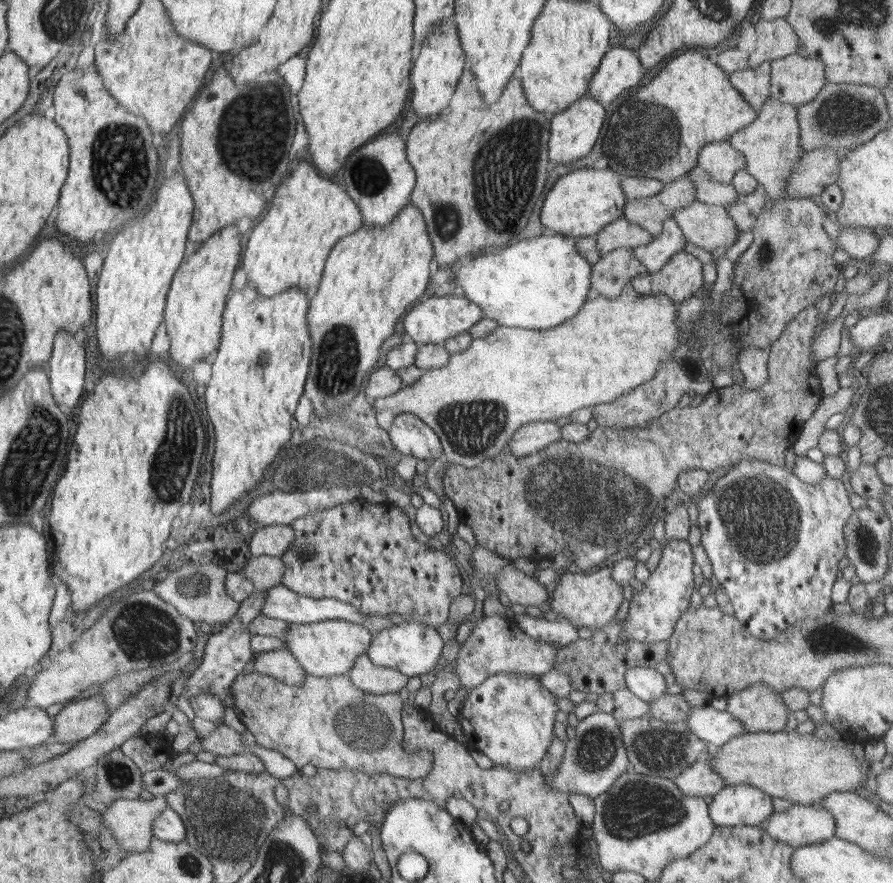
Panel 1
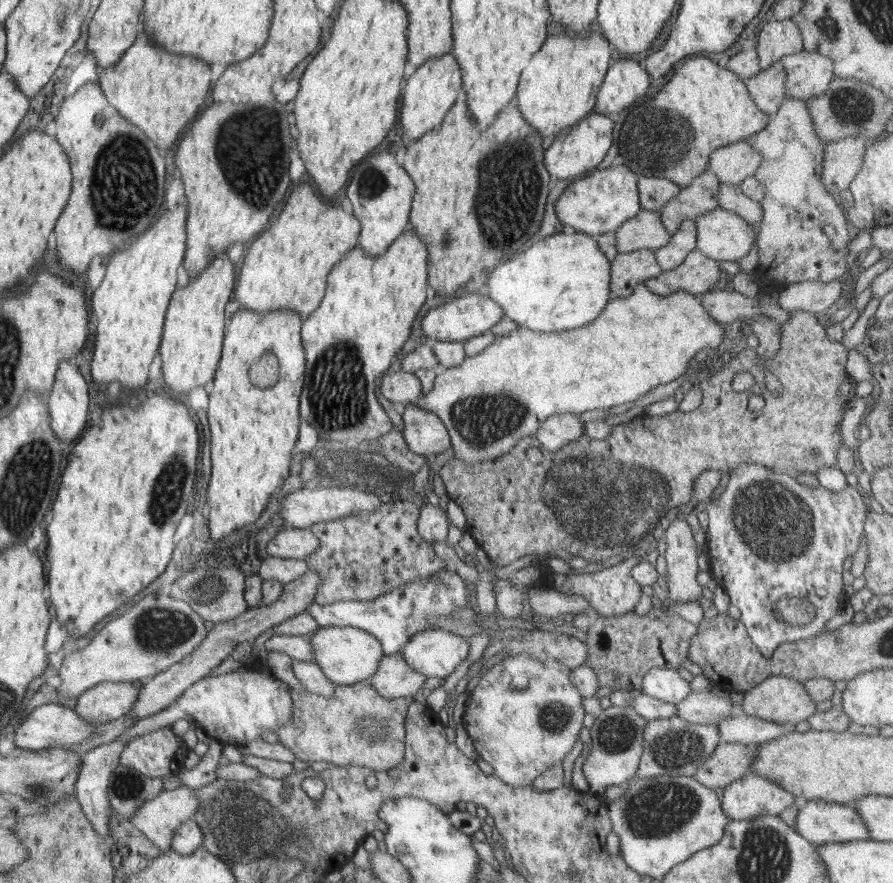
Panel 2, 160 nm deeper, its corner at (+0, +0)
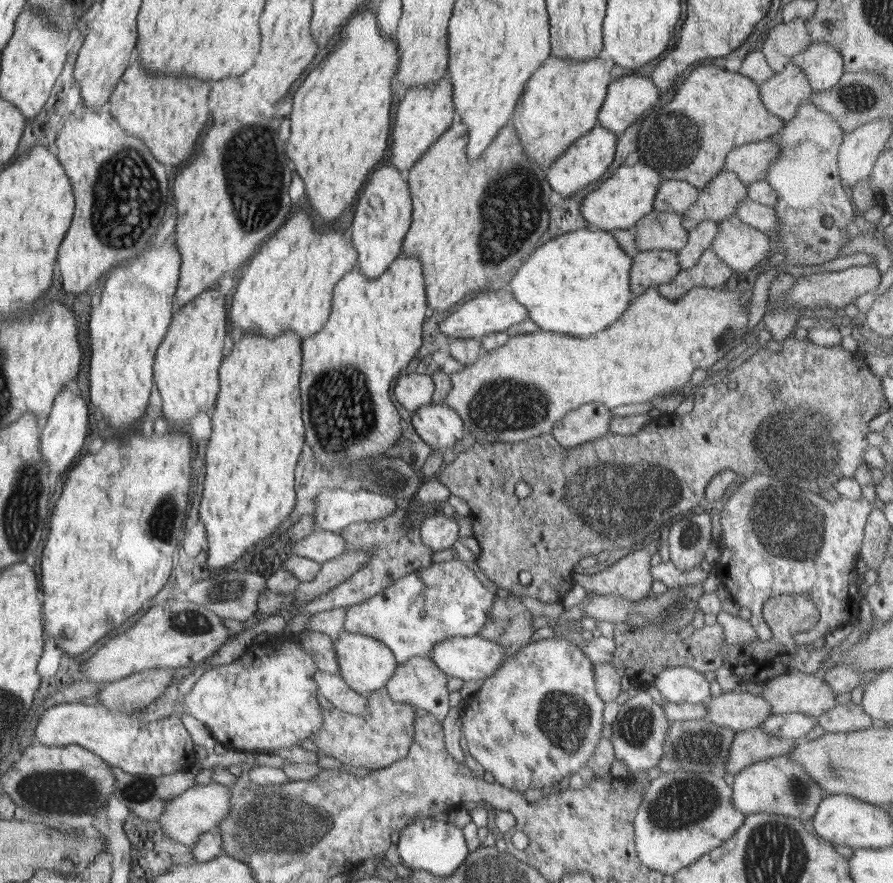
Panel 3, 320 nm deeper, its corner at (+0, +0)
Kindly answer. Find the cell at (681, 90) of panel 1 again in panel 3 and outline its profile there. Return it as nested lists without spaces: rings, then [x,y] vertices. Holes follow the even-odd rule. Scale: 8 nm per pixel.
[[[709,61],[702,62],[690,72],[670,104],[655,107],[647,114],[652,116],[642,116],[645,119],[640,119],[642,124],[639,123],[638,128],[634,128],[631,124],[626,132],[618,135],[618,160],[614,160],[614,164],[625,165],[630,164],[630,160],[643,160],[668,180],[686,181],[699,190],[725,169],[729,152],[743,144],[767,140],[773,134],[780,132],[785,125],[783,119],[772,114],[764,106],[759,86],[751,78],[722,69]]]

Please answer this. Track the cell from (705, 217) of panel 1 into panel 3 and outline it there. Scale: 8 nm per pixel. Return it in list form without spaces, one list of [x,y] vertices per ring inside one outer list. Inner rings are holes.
[[[734,214],[718,224],[712,252],[732,271],[751,276],[752,271],[773,254],[773,241],[766,233],[744,224]]]

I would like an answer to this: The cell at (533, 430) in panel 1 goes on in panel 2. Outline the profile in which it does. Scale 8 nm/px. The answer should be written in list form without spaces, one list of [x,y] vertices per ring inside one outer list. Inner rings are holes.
[[[562,413],[549,416],[532,436],[544,452],[552,453],[574,440],[579,440],[585,432],[585,423],[576,413]]]

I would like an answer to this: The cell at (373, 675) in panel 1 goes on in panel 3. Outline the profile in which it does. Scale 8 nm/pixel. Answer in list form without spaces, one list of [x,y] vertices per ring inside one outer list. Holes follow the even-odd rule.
[[[416,656],[409,662],[398,663],[393,678],[387,682],[386,690],[391,696],[390,700],[414,706],[415,710],[432,715],[438,723],[443,724],[448,715],[448,678],[432,659]]]

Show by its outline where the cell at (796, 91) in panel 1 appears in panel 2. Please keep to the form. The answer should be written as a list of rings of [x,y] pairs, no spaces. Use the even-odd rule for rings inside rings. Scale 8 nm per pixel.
[[[802,50],[784,55],[781,63],[787,72],[787,98],[807,101],[826,92],[835,76],[833,60],[817,52]]]

